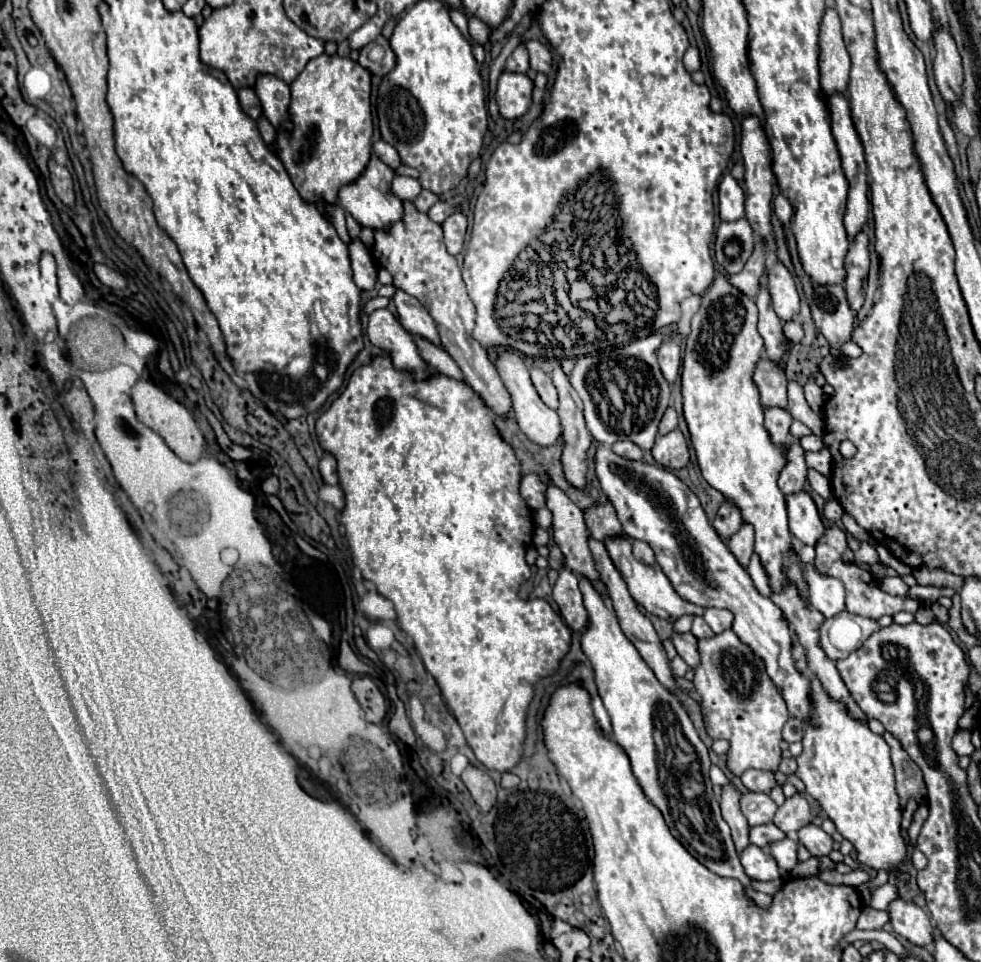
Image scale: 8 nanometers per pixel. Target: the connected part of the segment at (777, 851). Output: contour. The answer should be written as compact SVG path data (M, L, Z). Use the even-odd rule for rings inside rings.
M784 838L784 840L772 842L770 844L770 852L776 858L778 866L782 870L786 870L786 872L790 872L798 864L798 858L796 858L796 840L792 840L792 838Z

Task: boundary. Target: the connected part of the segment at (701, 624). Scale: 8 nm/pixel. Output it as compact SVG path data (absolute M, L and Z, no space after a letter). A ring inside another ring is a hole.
M696 616L696 618L694 618L694 624L692 624L692 634L694 634L696 638L712 638L712 636L714 636L712 628L706 624L706 620L704 620L702 616Z

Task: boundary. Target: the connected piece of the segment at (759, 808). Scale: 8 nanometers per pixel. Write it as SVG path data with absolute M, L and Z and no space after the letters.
M758 792L744 794L740 800L740 808L748 818L750 826L762 826L766 822L772 822L778 810L776 802L768 794L758 794Z

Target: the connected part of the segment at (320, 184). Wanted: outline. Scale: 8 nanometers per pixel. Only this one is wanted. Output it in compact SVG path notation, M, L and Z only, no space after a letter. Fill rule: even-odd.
M322 54L312 58L290 84L290 116L294 132L278 132L276 156L286 166L300 196L320 206L320 198L336 202L338 188L356 180L372 154L372 74L358 62L342 56Z

